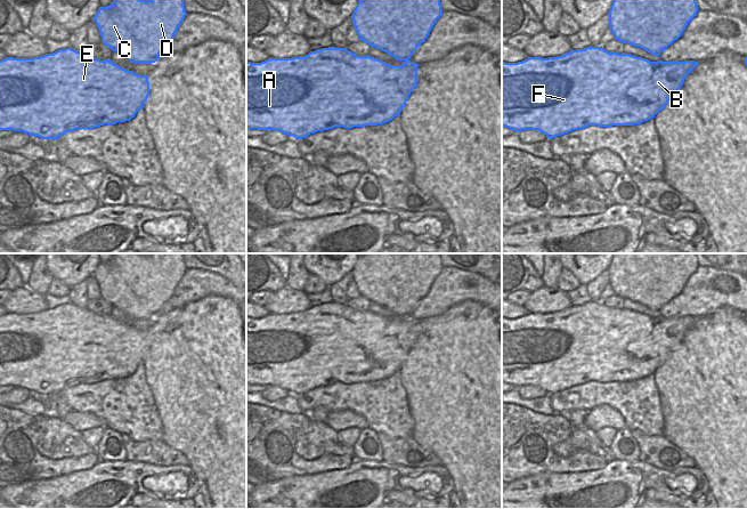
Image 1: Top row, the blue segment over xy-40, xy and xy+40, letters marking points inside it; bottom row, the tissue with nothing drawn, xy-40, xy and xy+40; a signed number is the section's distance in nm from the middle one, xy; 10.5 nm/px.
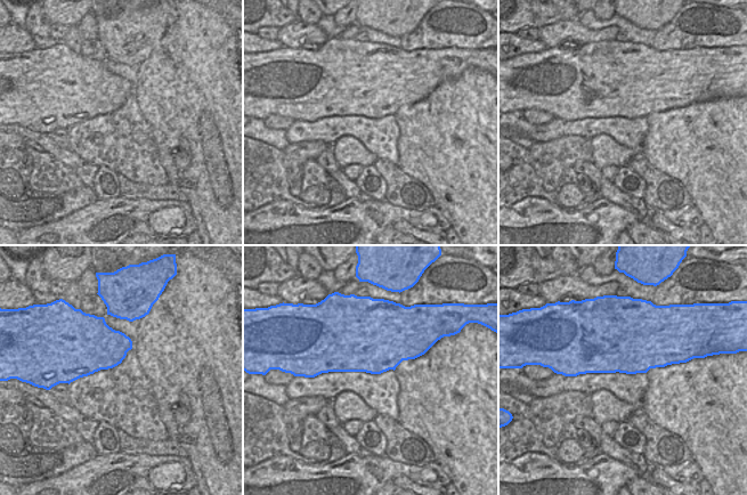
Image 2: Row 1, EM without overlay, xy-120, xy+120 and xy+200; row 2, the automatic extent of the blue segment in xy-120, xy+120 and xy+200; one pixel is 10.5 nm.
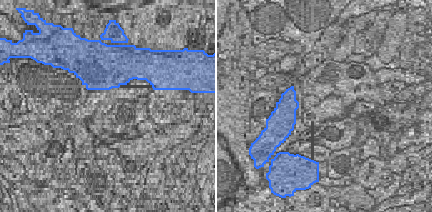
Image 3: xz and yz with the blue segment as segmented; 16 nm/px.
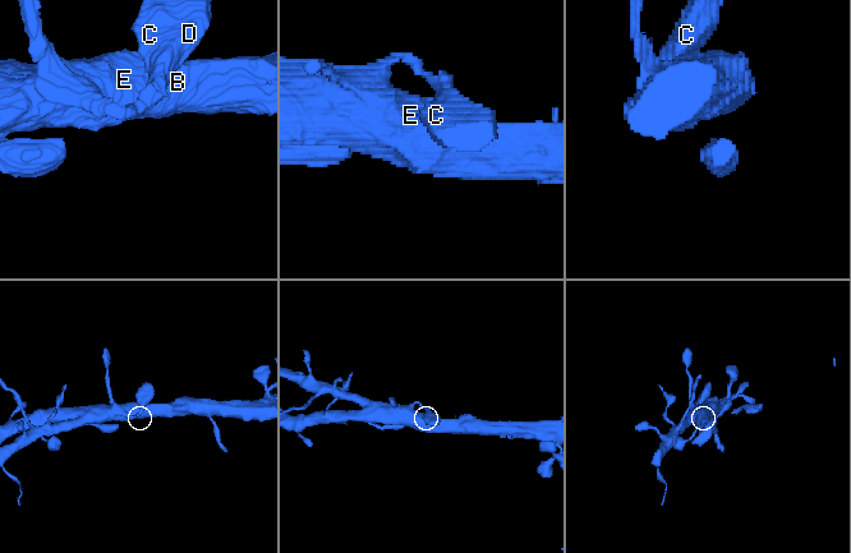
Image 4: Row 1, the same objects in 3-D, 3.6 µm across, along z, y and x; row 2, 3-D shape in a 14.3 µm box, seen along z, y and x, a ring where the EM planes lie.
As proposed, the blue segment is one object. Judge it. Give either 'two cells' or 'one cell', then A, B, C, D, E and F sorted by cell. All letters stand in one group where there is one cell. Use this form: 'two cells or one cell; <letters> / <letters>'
one cell; A B C D E F

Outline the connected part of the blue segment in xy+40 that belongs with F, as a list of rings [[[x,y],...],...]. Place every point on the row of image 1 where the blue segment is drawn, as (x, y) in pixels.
[[[601,47],[570,50],[557,57],[528,57],[518,63],[502,62],[502,127],[514,131],[538,130],[547,138],[588,126],[633,126],[648,121],[661,111],[682,87],[698,62],[650,62],[631,54],[609,52]]]

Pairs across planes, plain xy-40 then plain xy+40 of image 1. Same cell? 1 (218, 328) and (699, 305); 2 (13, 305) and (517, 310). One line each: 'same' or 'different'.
1: different
2: different

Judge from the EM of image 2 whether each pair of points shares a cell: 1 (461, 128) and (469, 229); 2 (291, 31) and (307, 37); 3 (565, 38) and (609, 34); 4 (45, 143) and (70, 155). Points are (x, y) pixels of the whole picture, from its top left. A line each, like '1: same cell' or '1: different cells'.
1: same cell
2: same cell
3: same cell
4: same cell

